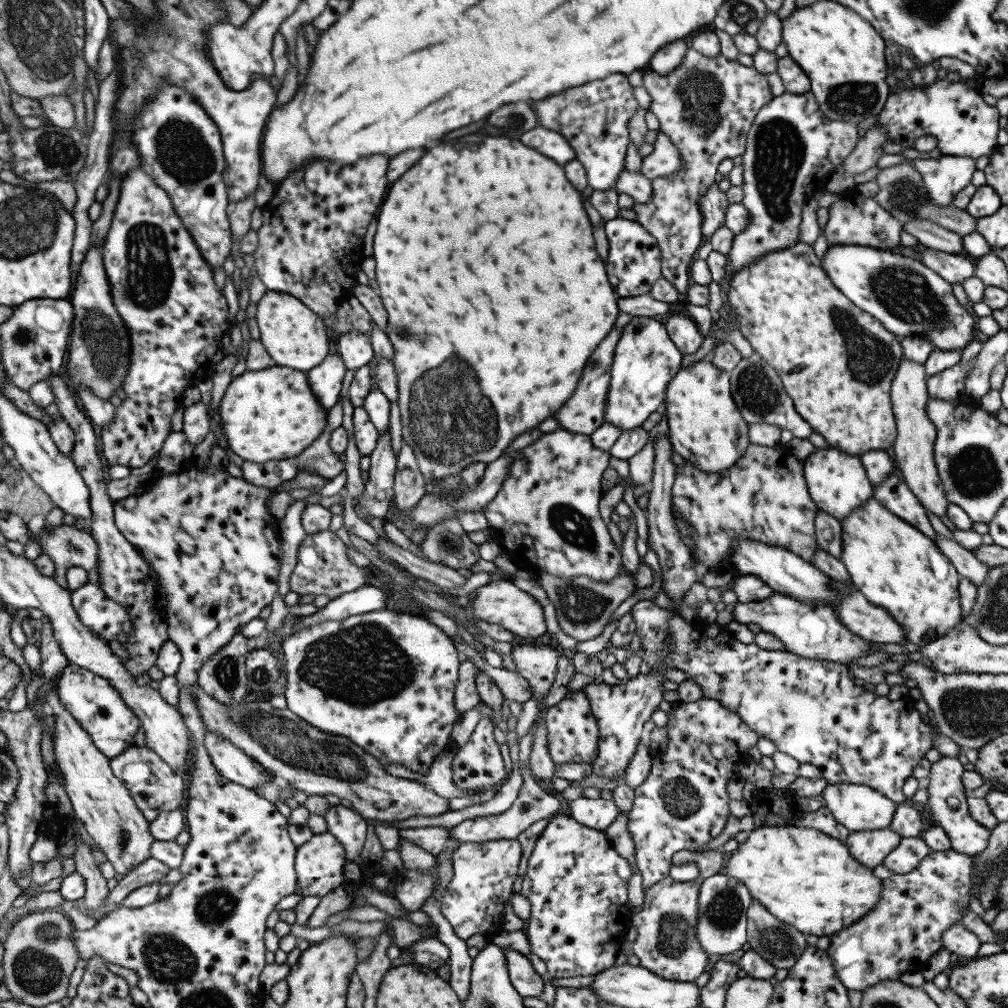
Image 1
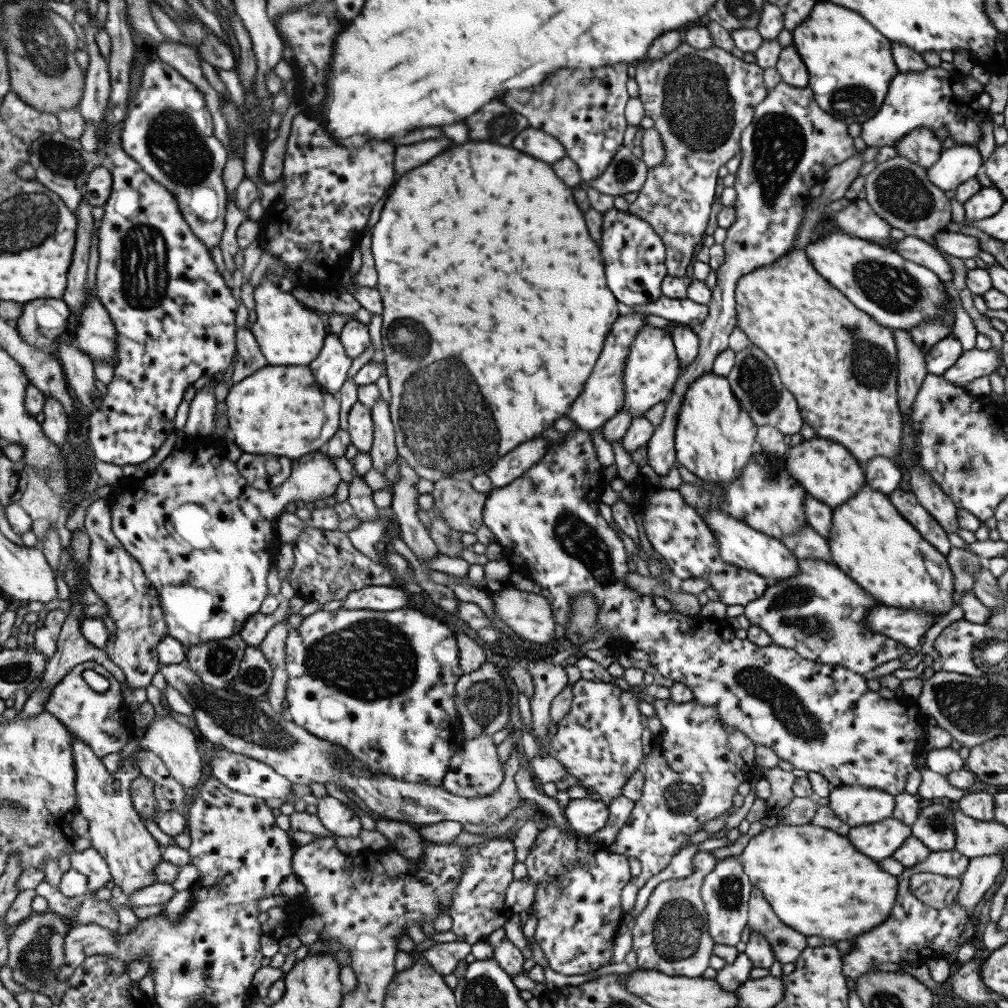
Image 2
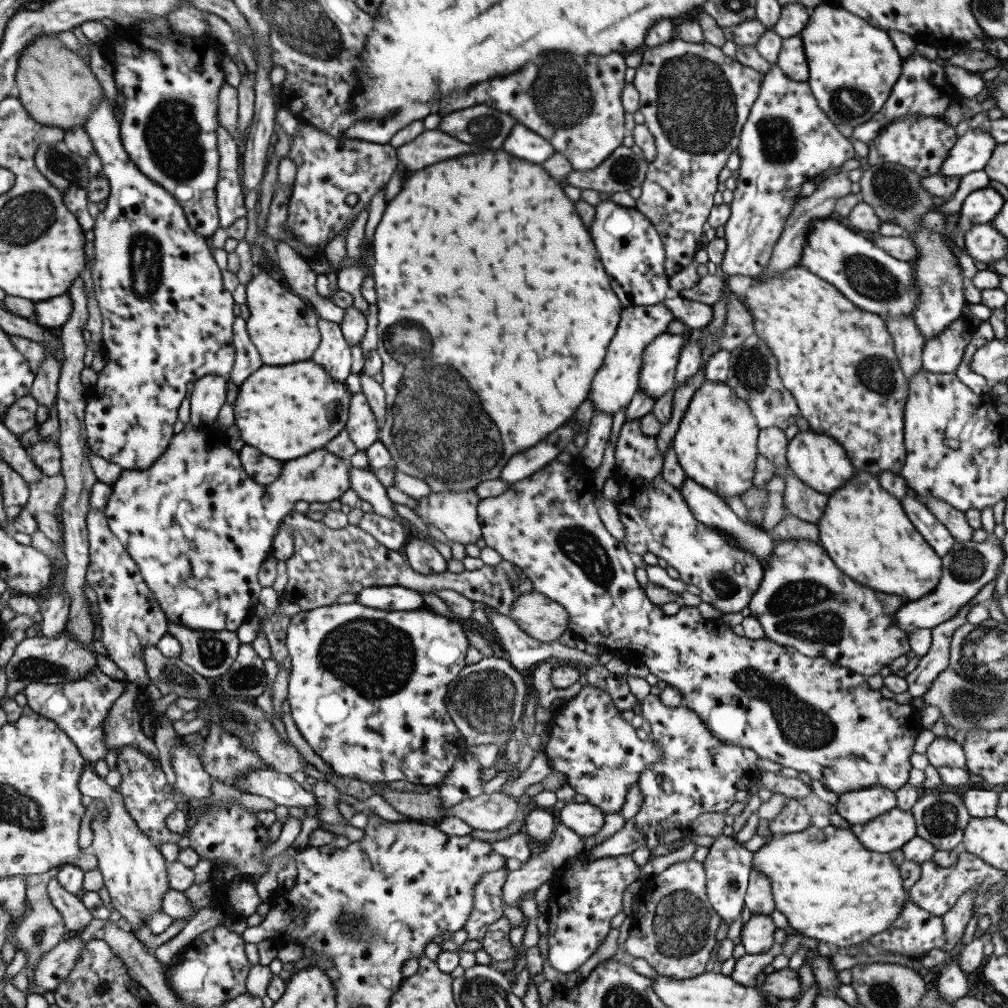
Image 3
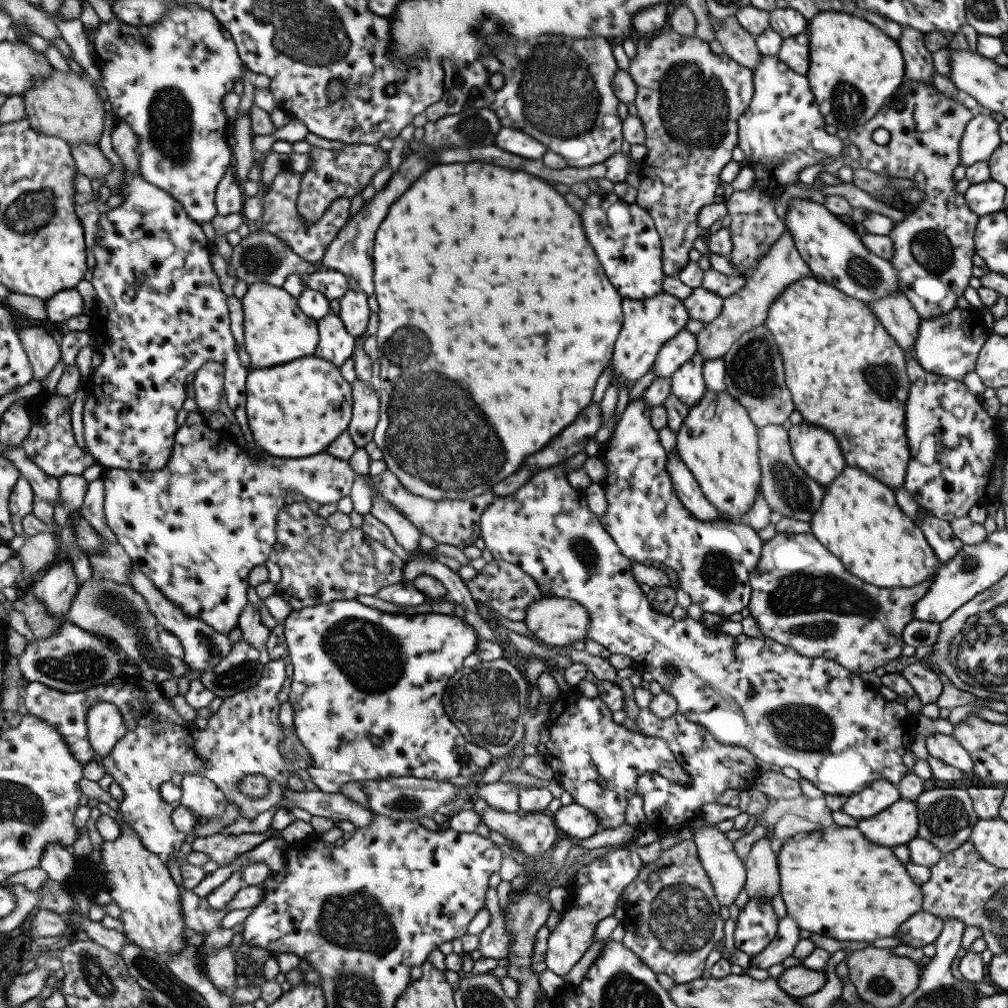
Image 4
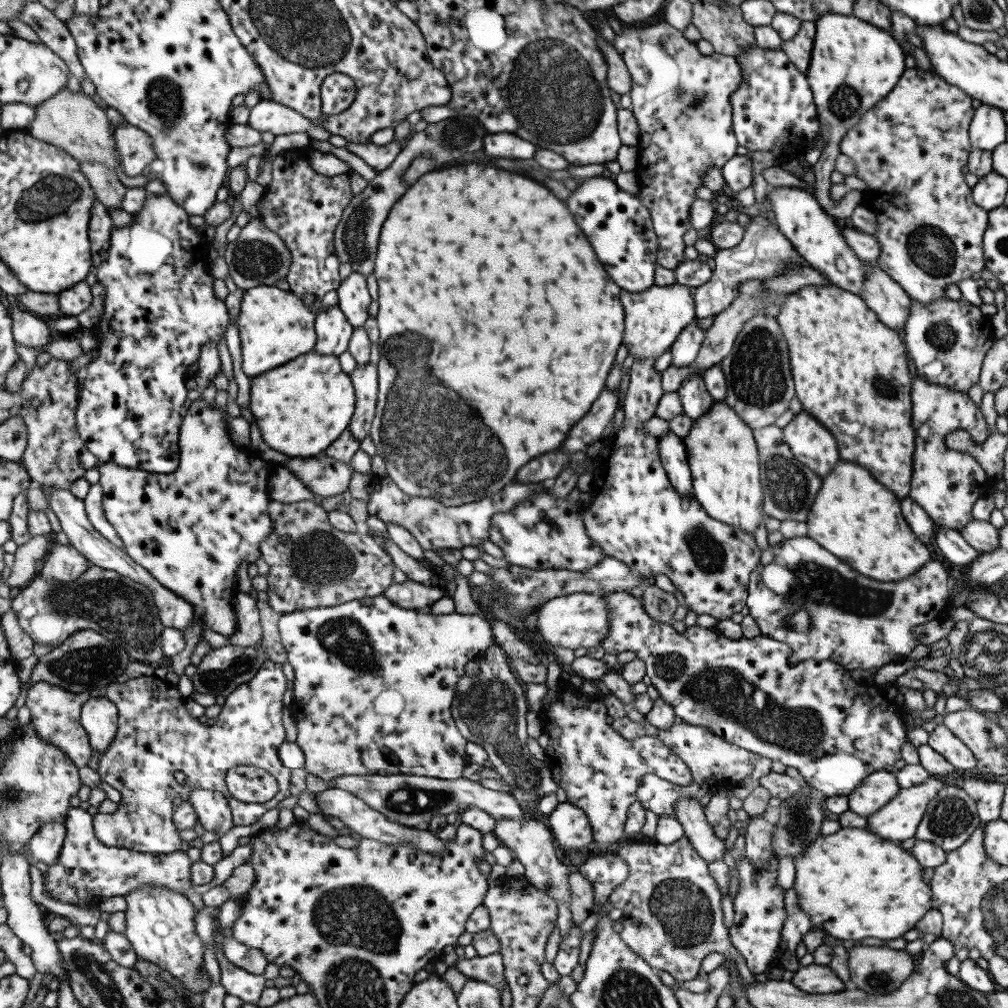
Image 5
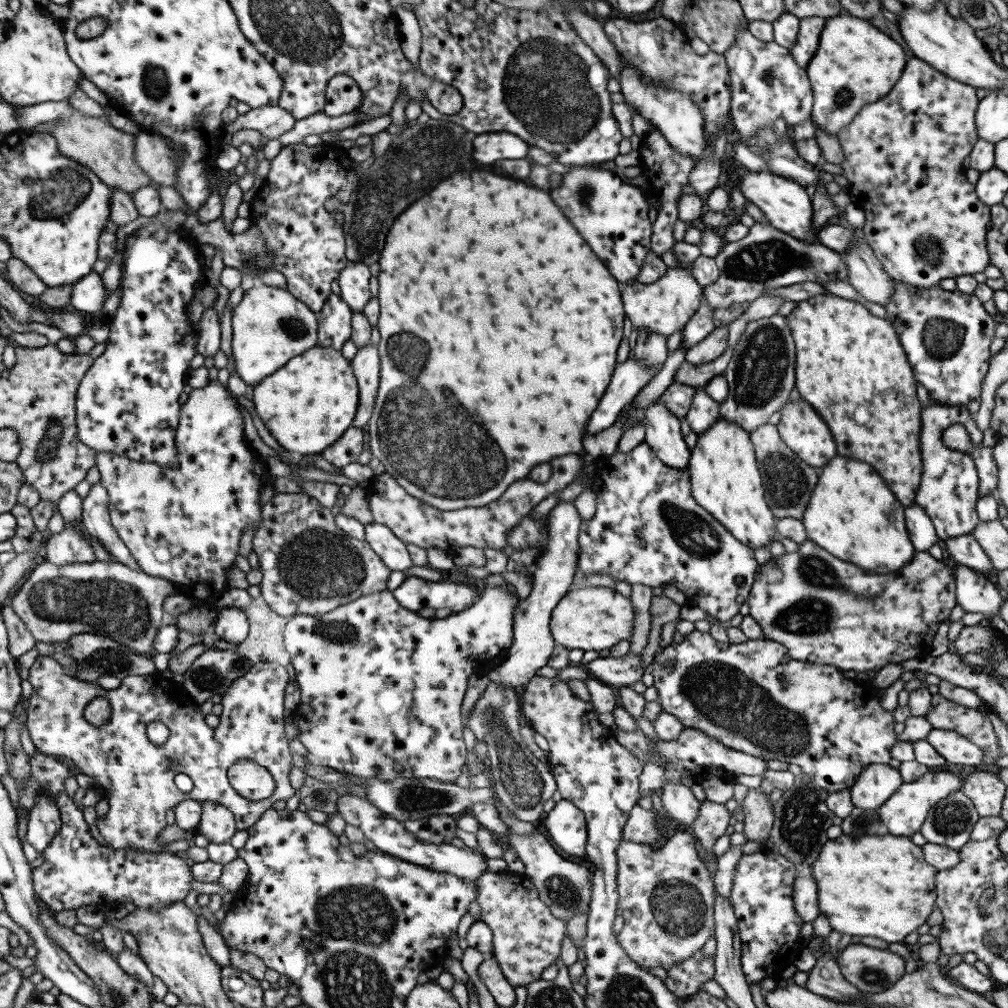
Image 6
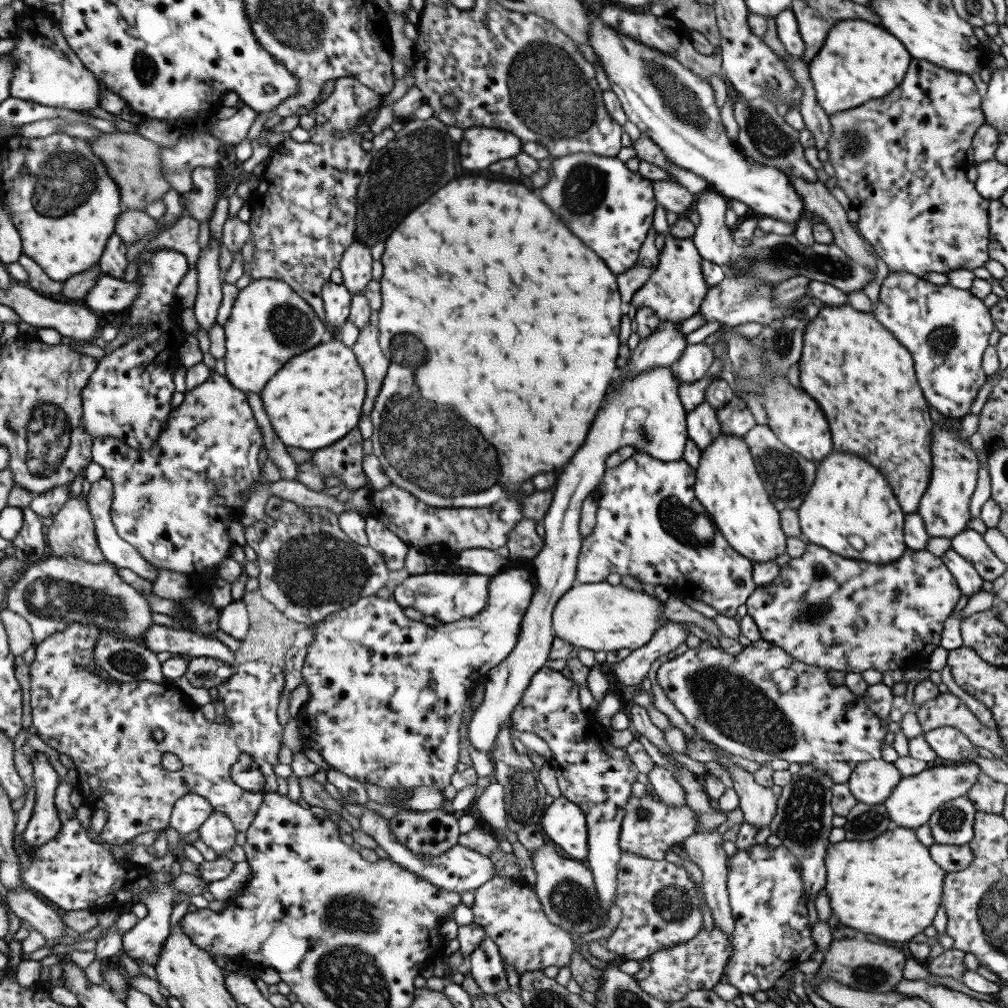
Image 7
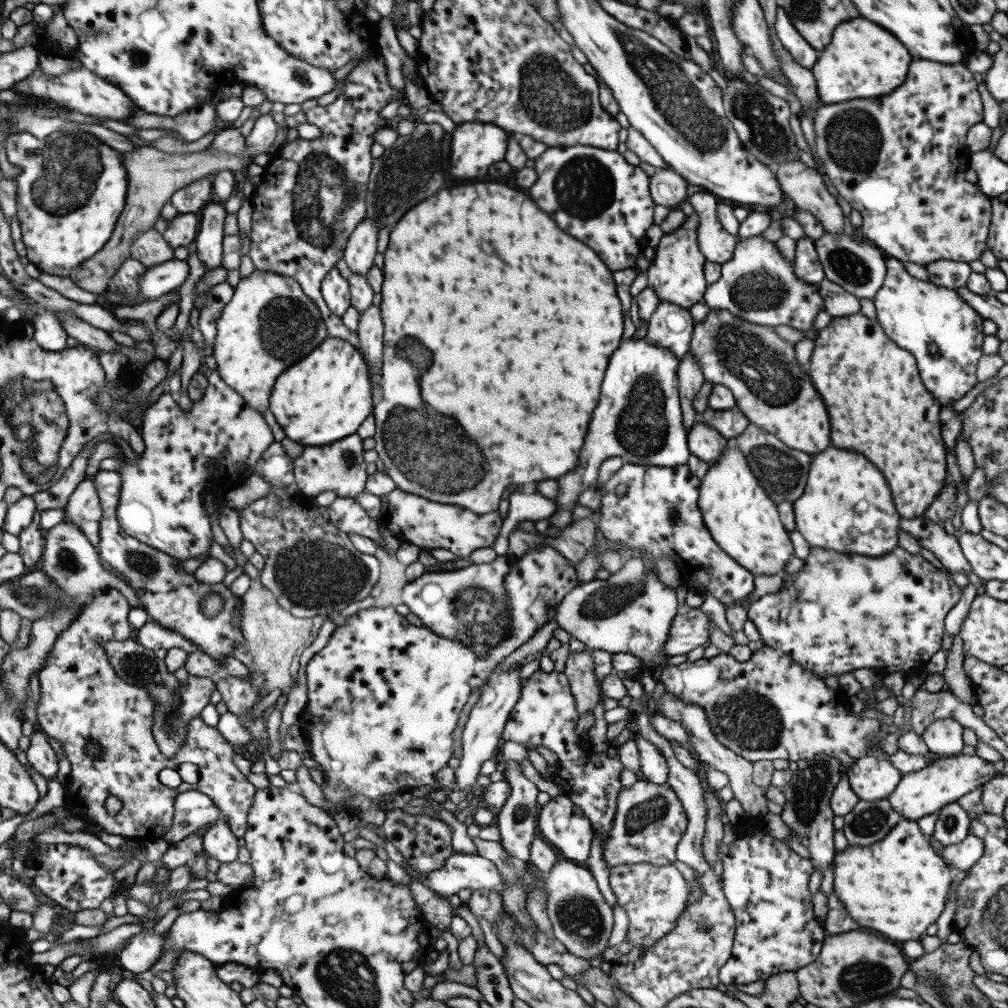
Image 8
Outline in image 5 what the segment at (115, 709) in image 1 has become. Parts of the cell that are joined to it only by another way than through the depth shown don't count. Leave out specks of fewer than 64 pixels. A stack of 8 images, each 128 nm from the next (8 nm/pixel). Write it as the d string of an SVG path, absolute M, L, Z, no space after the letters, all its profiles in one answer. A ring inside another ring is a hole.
M264 659L260 670L250 682L238 686L234 692L226 697L223 705L223 712L214 726L207 726L204 719L194 718L186 710L186 699L177 688L165 679L158 678L150 671L143 670L138 677L130 678L127 682L119 684L112 682L109 686L89 692L72 693L48 684L48 682L33 683L28 689L26 706L32 716L32 725L40 739L52 743L60 748L62 753L79 768L88 767L88 760L92 758L94 749L90 746L88 734L81 726L82 706L93 697L105 698L111 701L119 713L118 732L112 740L108 750L101 753L96 772L100 775L101 782L110 784L120 792L121 800L118 802L118 810L114 814L96 814L93 817L93 829L96 838L104 846L127 848L136 852L153 855L170 854L176 851L185 850L187 843L180 840L178 830L173 822L175 811L172 800L181 796L183 801L188 801L191 792L197 788L221 792L229 802L233 824L235 826L250 826L257 823L260 818L269 810L276 807L279 802L286 800L290 794L290 771L291 768L284 766L278 756L278 748L286 742L286 734L282 721L283 696L286 690L291 687L283 672L283 663ZM235 766L257 766L267 770L276 777L279 791L274 798L266 803L247 803L236 800L225 783L229 768ZM176 770L186 775L186 785L180 785L174 779Z

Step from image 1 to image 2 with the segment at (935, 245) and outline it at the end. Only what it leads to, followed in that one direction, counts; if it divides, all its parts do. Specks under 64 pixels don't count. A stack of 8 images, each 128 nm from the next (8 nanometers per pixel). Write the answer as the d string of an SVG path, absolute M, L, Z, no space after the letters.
M951 228L942 230L934 236L934 243L940 252L958 257L962 260L968 258L976 258L980 255L980 240L974 235L964 235L956 233Z

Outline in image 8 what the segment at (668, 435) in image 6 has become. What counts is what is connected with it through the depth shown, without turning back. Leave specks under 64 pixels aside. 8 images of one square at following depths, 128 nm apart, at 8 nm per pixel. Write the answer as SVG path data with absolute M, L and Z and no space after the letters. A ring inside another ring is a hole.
M646 337L629 339L614 350L602 382L602 396L591 416L588 432L576 469L558 478L560 487L556 502L559 508L550 516L551 537L572 524L570 509L578 503L580 493L597 482L600 464L606 458L619 456L624 463L674 467L688 462L691 452L687 443L679 399L678 369L681 360L664 347L653 345ZM529 658L524 659L519 667L514 668L514 670L492 674L482 686L480 700L470 710L470 718L468 718L464 734L462 734L462 759L454 771L457 790L464 790L472 786L478 780L482 763L497 756L499 751L498 744L500 744L504 727L506 727L505 723L508 722L508 718L510 718L510 714L512 714L520 694L522 694L523 678L521 679L520 677L521 666L528 660Z

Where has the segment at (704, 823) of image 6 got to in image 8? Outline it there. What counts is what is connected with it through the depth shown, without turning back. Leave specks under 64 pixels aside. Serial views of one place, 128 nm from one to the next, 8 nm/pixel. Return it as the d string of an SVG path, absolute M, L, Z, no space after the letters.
M640 776L630 788L619 792L618 810L603 846L603 860L609 868L619 864L648 862L666 866L676 862L677 844L688 826L688 818L675 790L668 783L654 784Z

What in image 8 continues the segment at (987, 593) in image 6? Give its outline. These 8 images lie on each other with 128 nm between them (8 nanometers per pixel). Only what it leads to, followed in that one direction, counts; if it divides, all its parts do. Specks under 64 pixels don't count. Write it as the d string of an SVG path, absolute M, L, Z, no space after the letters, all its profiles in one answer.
M922 516L913 519L901 517L899 525L901 530L915 536L918 544L932 552L950 572L963 572L967 575L972 571L968 559L963 555L958 533L949 534L944 524L933 523Z

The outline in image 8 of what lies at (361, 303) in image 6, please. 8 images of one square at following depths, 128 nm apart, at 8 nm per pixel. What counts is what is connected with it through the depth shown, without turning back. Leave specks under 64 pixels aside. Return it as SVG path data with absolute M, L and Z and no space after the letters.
M365 218L348 238L343 260L352 274L367 275L373 268L378 253L378 233L378 224L372 218Z

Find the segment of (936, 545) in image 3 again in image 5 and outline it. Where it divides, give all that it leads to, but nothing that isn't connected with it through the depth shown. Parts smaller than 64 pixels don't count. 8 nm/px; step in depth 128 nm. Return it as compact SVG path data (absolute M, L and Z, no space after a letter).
M943 526L936 527L934 544L948 562L958 564L958 566L966 566L981 555L966 542L960 531Z

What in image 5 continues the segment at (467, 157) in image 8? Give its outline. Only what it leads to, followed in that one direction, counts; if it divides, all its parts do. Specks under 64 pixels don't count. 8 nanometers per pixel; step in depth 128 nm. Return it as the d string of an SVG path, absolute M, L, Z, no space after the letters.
M490 134L483 138L484 152L488 156L498 156L498 158L532 158L536 148L531 142L526 142L514 134Z

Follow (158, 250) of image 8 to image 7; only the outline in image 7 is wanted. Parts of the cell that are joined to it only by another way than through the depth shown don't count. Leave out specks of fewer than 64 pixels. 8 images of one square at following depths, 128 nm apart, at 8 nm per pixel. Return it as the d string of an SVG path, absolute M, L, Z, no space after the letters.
M122 209L115 225L115 234L120 236L127 246L136 243L145 236L156 231L157 221L146 215L144 211L128 211Z

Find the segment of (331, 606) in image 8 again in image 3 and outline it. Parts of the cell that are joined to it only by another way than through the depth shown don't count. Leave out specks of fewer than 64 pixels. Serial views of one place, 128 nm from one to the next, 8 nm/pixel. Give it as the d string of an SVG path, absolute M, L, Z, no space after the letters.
M292 509L282 520L282 526L289 528L294 538L294 553L285 560L288 582L281 597L297 604L302 611L319 606L330 606L344 592L357 594L372 586L403 586L404 588L427 593L440 589L450 589L462 594L476 604L484 603L498 610L500 614L511 616L513 602L519 596L534 590L533 582L524 571L508 561L495 566L484 565L478 570L450 571L438 574L416 572L404 557L402 551L390 550L382 546L371 534L358 525L348 525L343 529L328 528L322 521L315 521L310 514Z

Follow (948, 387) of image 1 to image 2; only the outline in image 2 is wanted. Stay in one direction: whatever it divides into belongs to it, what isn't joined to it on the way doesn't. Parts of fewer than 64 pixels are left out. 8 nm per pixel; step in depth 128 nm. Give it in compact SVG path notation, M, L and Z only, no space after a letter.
M994 347L988 350L971 349L963 351L962 356L951 366L943 377L948 379L954 386L965 387L978 377L988 377L997 368L1003 359Z

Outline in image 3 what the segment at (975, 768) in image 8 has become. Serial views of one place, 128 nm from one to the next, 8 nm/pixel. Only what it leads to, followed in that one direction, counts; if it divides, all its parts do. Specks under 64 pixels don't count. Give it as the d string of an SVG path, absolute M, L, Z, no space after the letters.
M897 807L871 822L854 825L850 829L868 850L882 854L902 848L917 835L912 812Z

